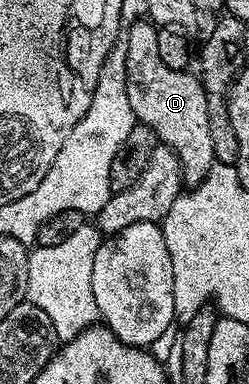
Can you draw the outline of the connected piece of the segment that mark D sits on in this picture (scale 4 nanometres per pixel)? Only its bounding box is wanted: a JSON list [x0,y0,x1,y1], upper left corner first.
[125,20,215,187]

